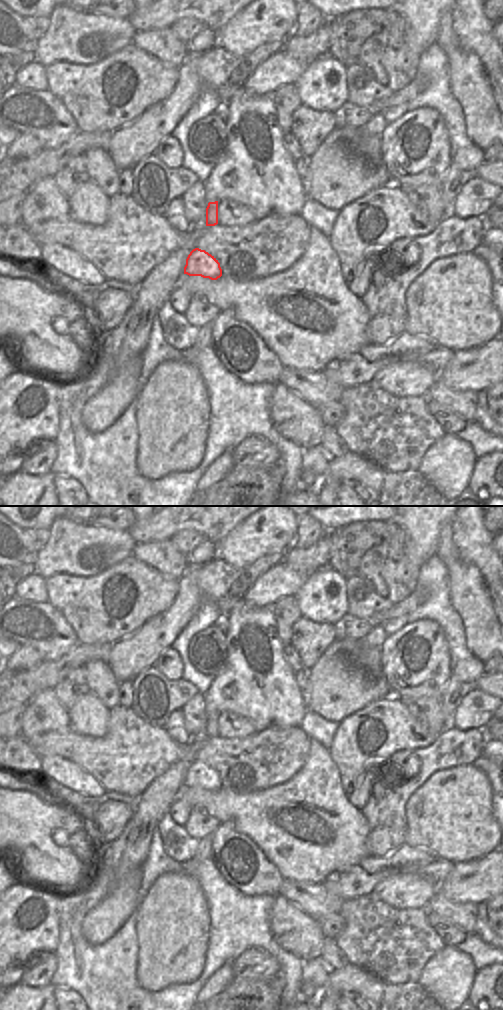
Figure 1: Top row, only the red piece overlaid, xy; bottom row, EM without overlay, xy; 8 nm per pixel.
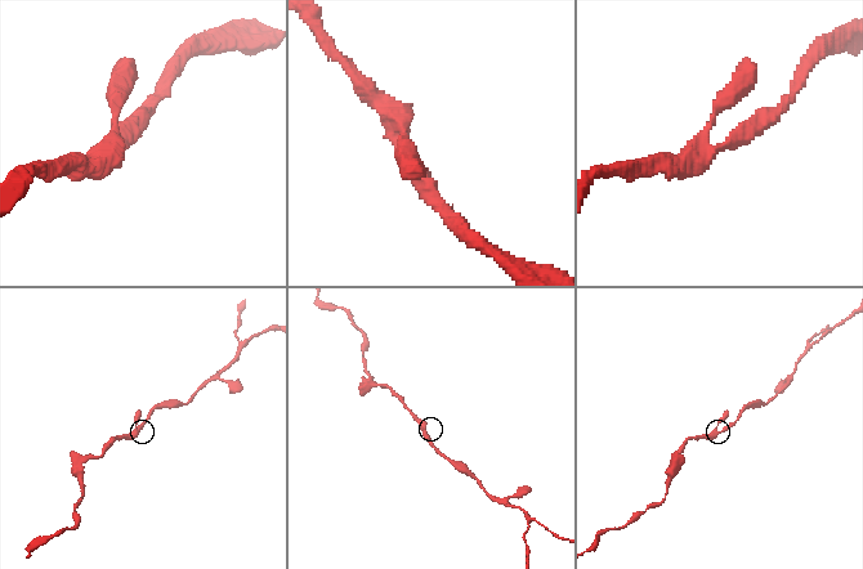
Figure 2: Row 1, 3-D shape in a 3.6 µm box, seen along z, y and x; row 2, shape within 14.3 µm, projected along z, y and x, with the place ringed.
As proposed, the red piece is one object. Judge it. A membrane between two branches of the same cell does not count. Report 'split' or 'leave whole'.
leave whole

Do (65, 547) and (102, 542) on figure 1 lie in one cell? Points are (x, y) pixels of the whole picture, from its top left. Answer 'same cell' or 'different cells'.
same cell

